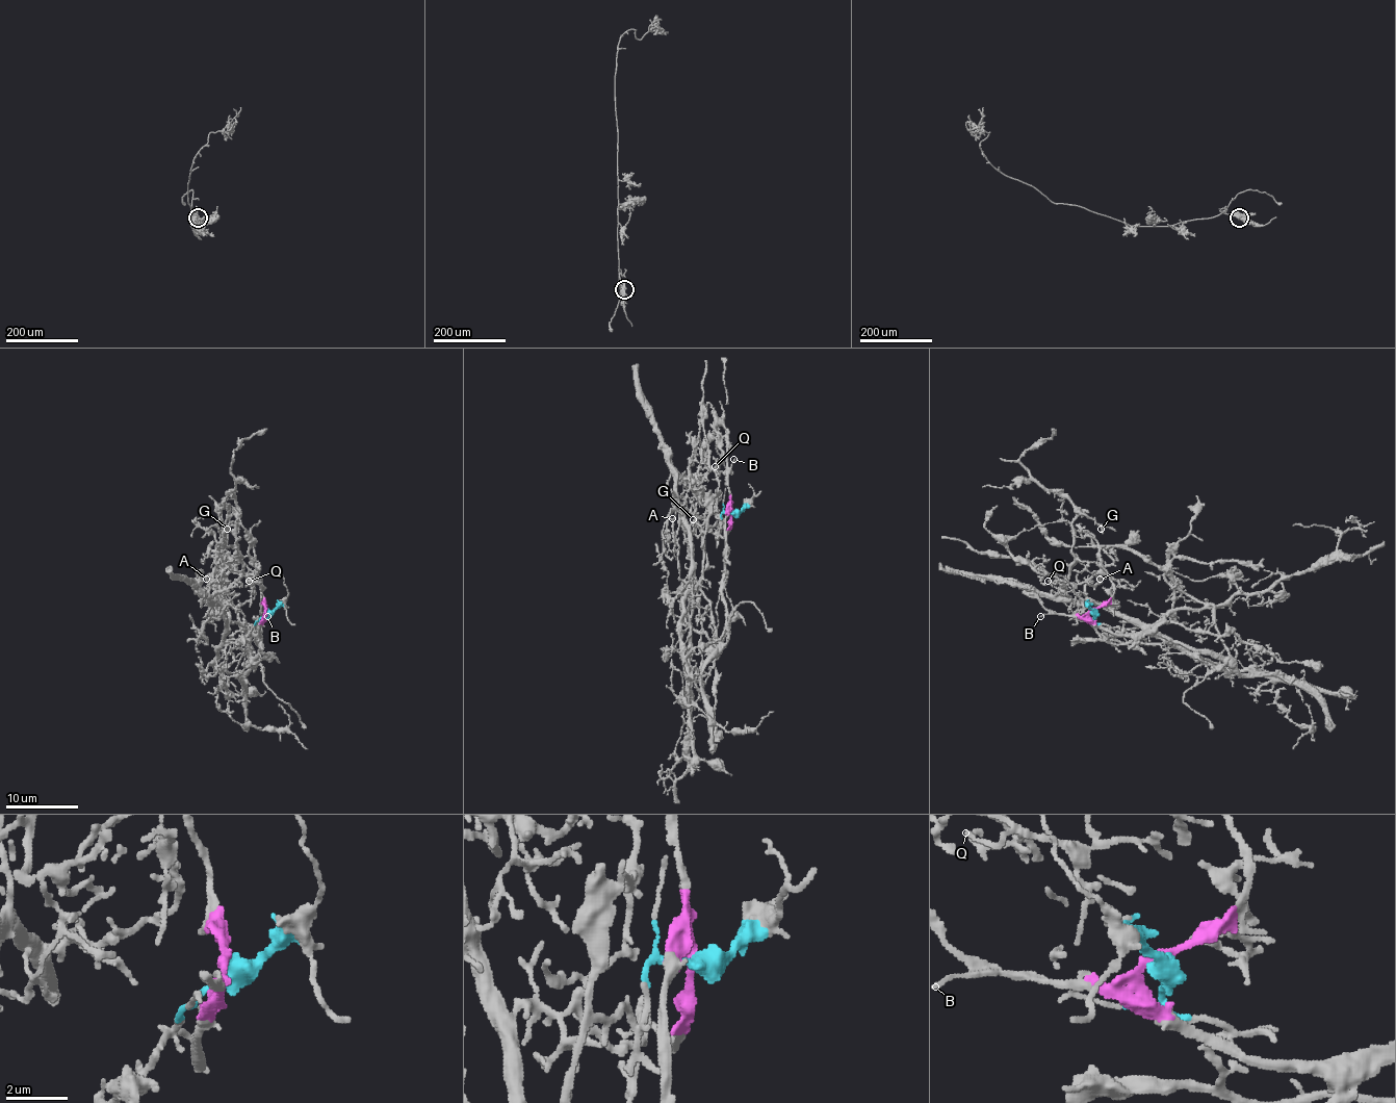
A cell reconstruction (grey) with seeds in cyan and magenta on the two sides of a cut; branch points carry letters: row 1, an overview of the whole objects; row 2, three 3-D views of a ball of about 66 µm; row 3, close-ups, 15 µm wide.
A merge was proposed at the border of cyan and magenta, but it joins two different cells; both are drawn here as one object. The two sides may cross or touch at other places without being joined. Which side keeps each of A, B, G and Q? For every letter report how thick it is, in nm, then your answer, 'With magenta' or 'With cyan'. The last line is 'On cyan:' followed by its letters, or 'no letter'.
A: Thickness 150 nm. With cyan
B: Thickness 120 nm. With magenta
G: Thickness 130 nm. With cyan
Q: Thickness 130 nm. With cyan
On cyan: A, G, Q

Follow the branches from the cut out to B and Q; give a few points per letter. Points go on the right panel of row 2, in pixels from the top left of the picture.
B: (1094, 609), (1083, 614), (1040, 616)
Q: (1094, 611), (1114, 643), (1166, 643), (1092, 604), (1061, 596), (1063, 585), (1053, 574), (1058, 580), (1048, 580)

